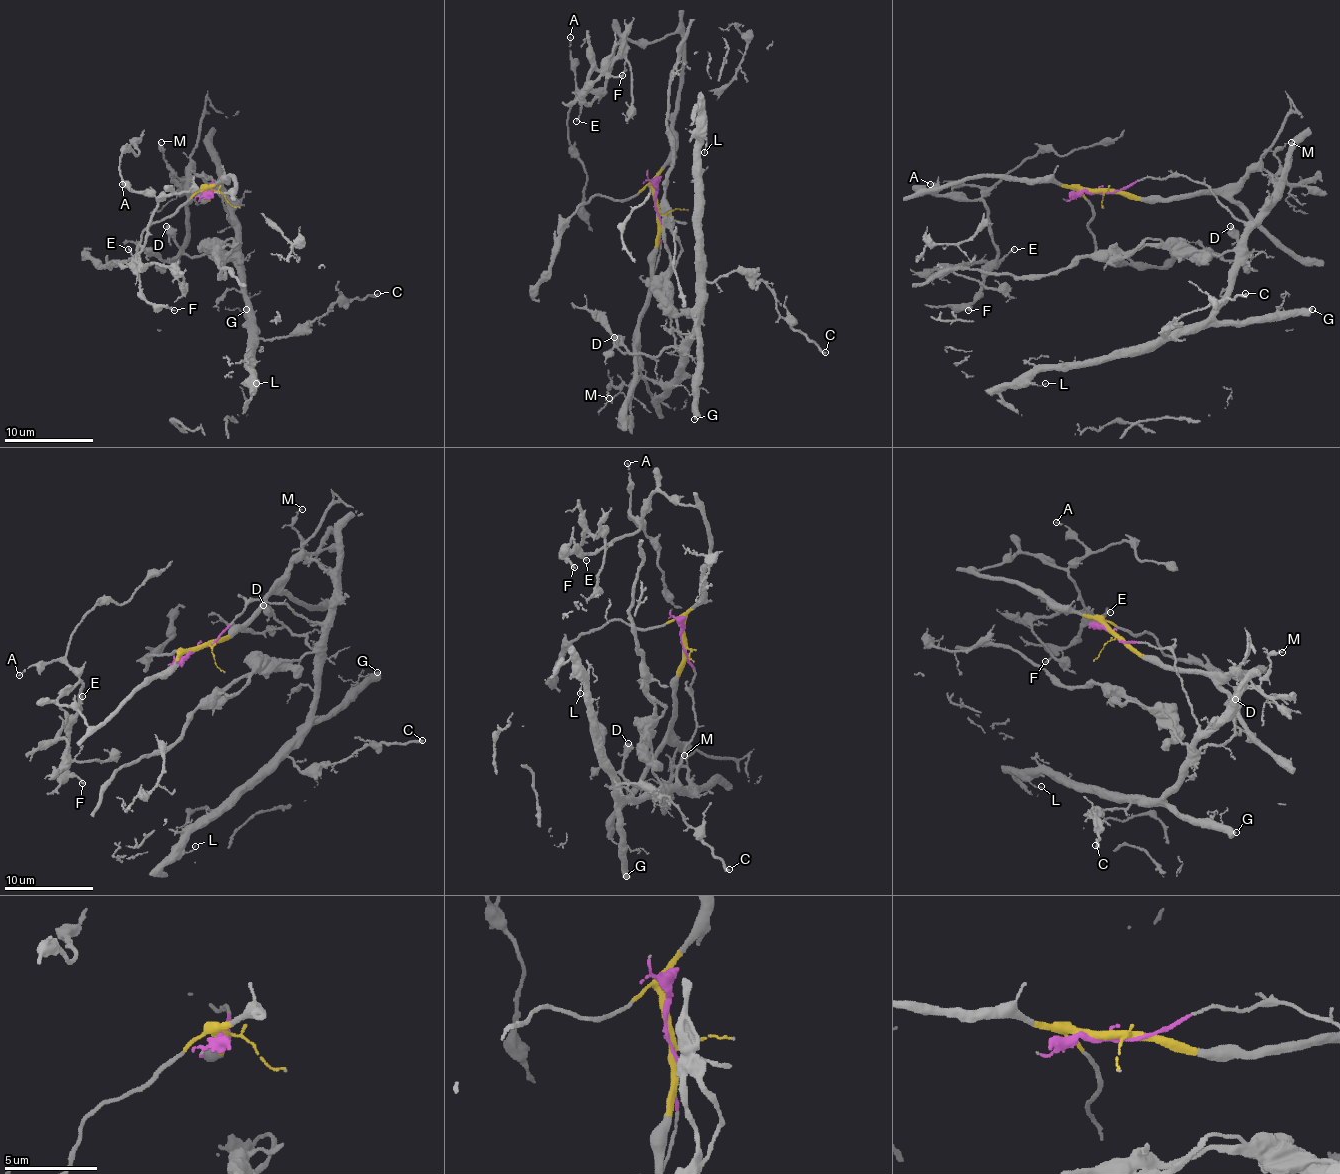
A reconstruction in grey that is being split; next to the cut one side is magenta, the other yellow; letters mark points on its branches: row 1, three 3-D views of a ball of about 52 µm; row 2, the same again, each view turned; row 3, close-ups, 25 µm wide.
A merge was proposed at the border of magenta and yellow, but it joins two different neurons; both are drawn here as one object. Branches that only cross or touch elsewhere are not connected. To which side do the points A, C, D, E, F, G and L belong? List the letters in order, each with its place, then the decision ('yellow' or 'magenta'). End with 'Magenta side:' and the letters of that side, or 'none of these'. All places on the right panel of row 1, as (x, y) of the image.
A: (930, 184) | yellow
C: (1245, 293) | magenta
D: (1230, 226) | magenta
E: (1014, 249) | yellow
F: (968, 310) | yellow
G: (1312, 309) | magenta
L: (1045, 383) | magenta
Magenta side: C, D, G, L

